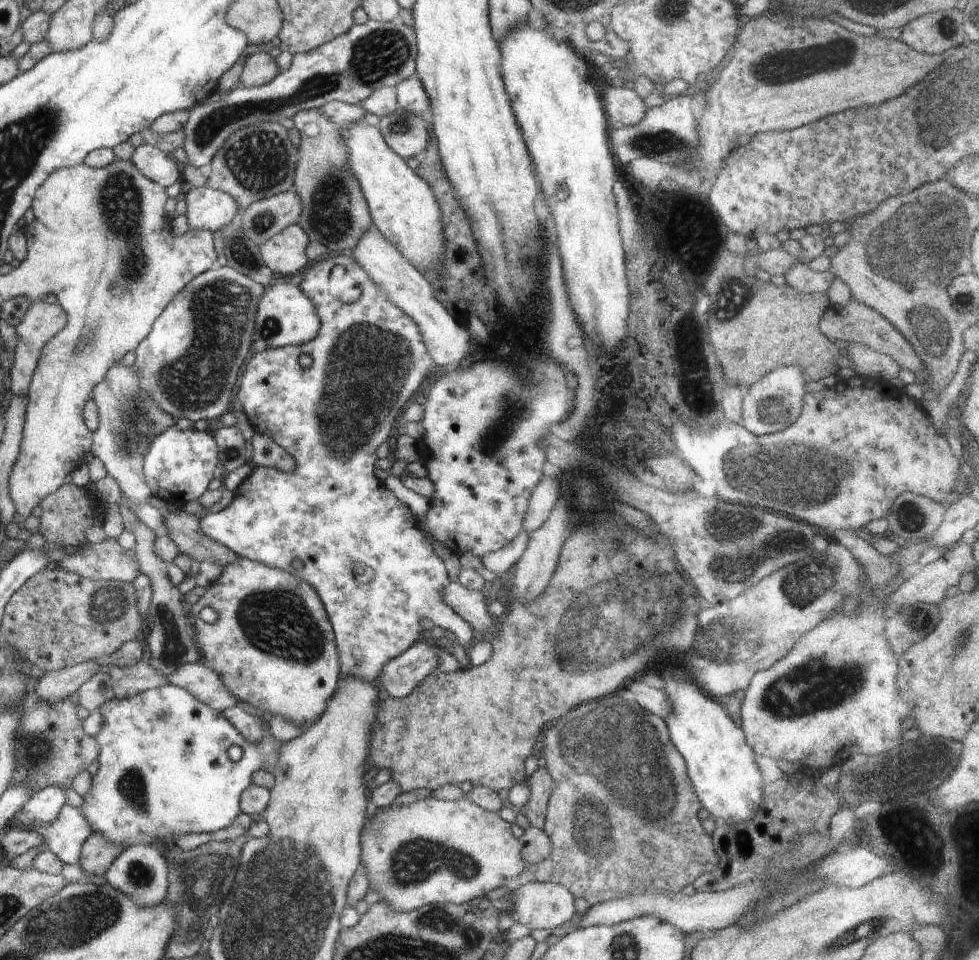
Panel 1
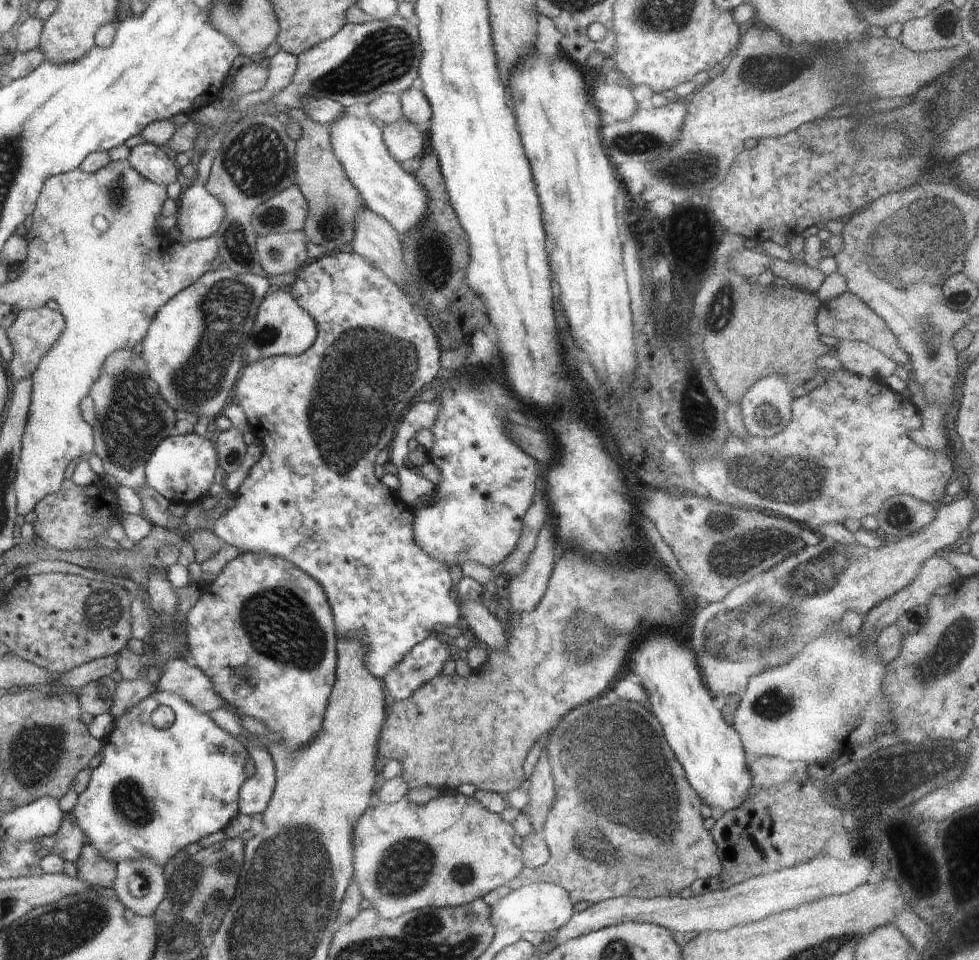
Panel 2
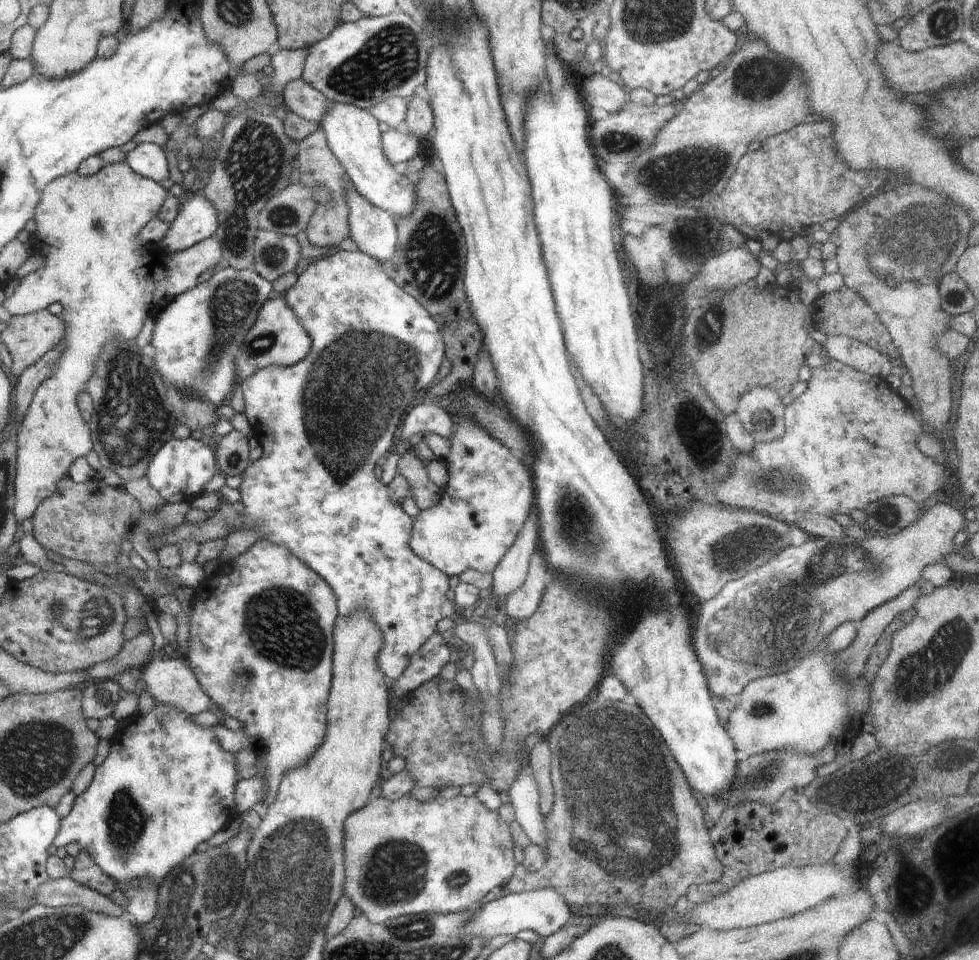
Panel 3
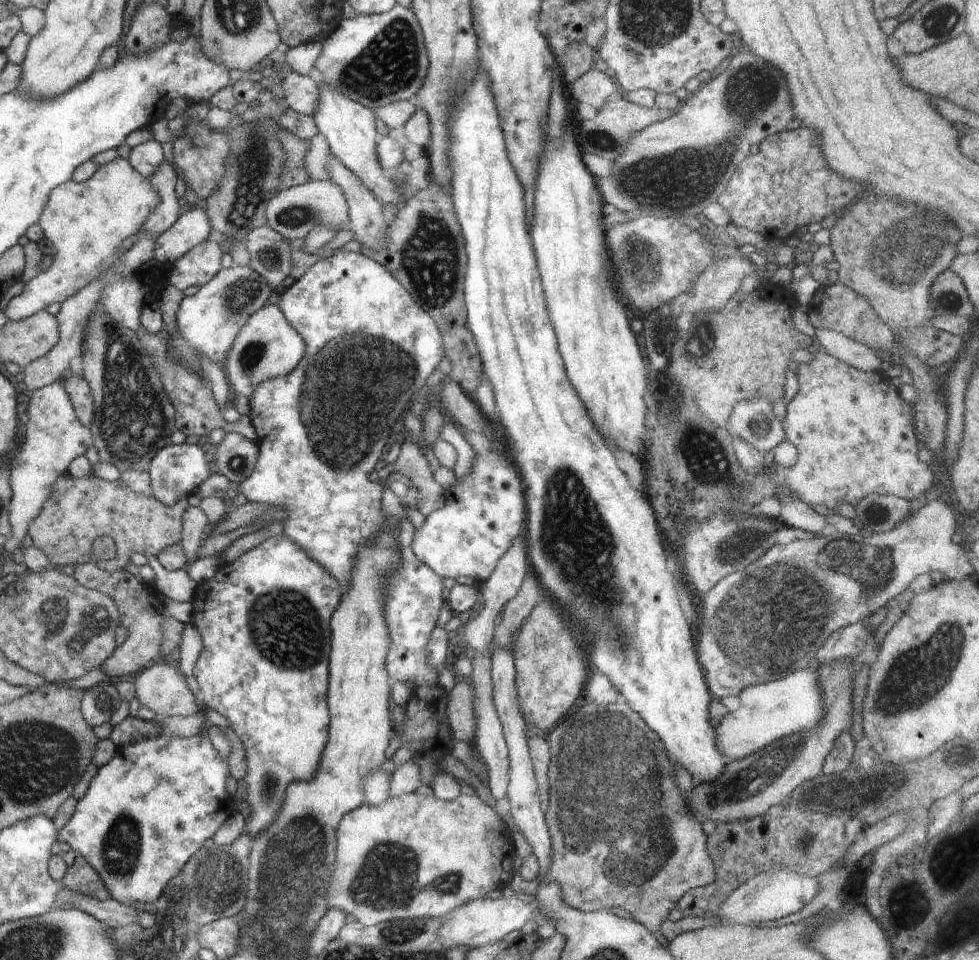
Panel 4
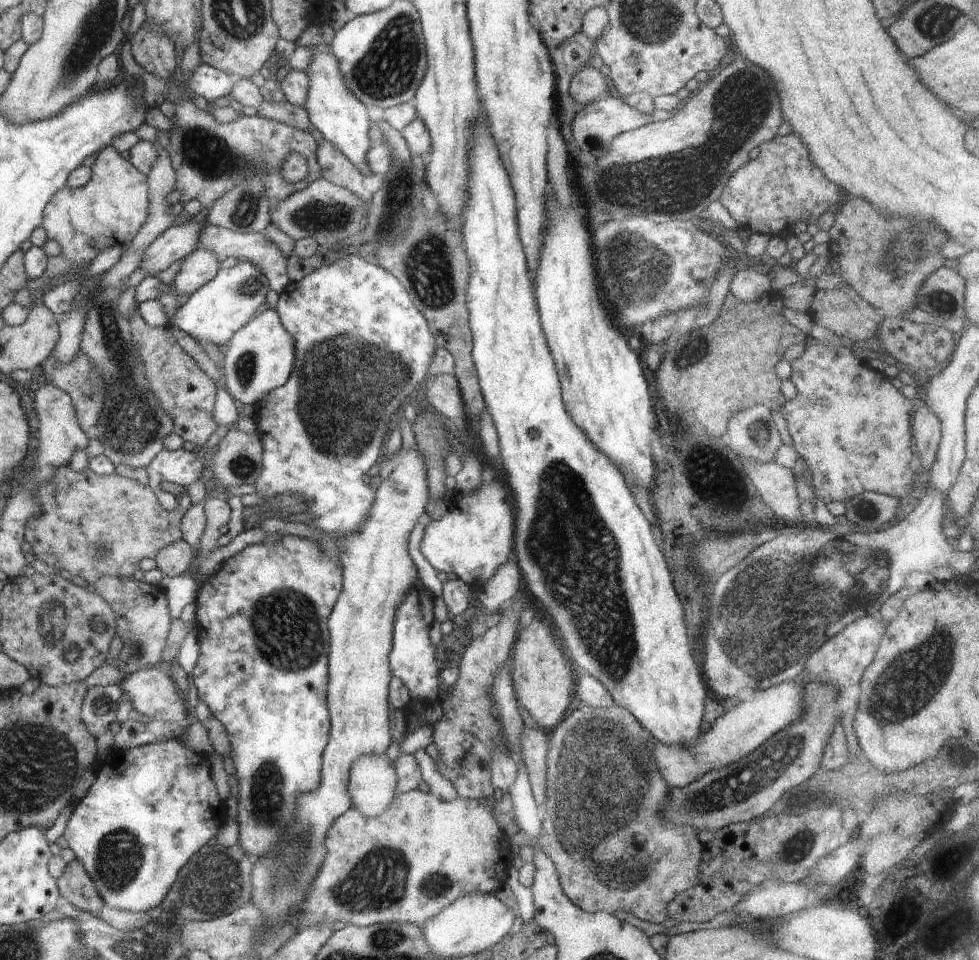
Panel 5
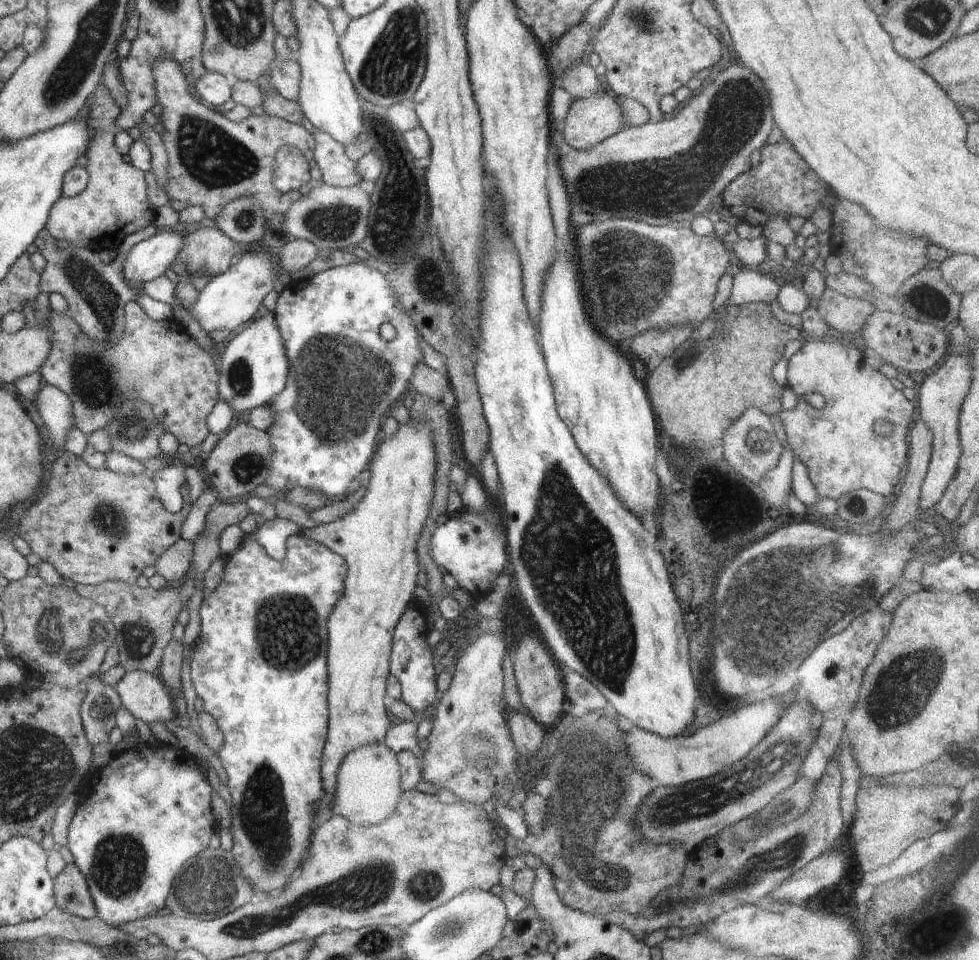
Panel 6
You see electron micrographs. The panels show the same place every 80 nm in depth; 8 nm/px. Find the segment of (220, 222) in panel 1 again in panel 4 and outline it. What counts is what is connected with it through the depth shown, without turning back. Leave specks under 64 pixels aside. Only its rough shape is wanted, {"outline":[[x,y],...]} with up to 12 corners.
{"outline":[[193,206],[156,240],[153,258],[173,265],[212,232]]}

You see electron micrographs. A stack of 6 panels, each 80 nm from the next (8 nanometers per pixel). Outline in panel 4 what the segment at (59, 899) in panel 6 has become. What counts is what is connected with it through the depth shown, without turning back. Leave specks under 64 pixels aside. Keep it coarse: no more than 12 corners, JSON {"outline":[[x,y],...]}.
{"outline":[[80,854],[60,885],[99,901],[111,894],[98,872]]}

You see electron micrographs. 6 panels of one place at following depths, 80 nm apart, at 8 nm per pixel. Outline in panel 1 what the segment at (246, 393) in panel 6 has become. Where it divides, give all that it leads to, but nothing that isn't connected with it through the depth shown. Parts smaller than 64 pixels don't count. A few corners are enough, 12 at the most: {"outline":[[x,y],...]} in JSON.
{"outline":[[296,278],[258,303],[256,353],[316,338],[320,319]]}

